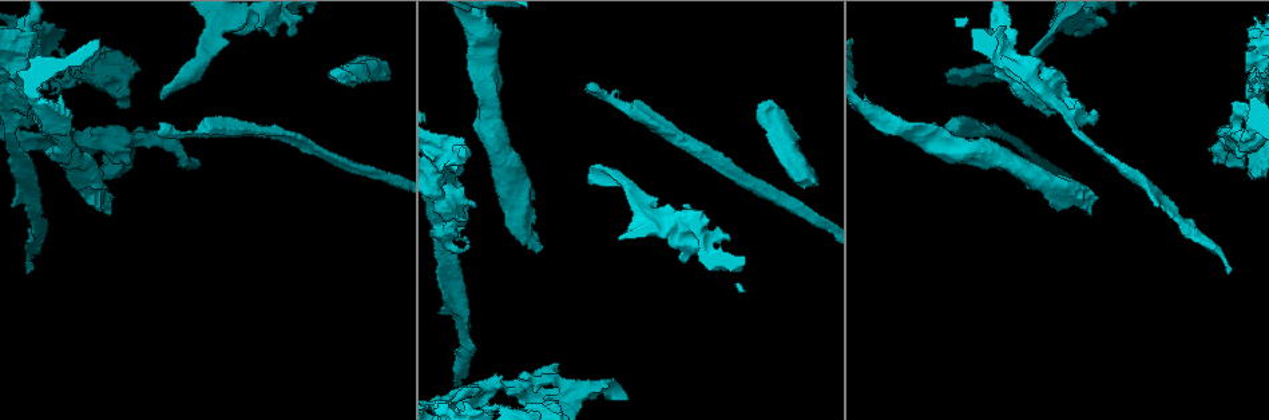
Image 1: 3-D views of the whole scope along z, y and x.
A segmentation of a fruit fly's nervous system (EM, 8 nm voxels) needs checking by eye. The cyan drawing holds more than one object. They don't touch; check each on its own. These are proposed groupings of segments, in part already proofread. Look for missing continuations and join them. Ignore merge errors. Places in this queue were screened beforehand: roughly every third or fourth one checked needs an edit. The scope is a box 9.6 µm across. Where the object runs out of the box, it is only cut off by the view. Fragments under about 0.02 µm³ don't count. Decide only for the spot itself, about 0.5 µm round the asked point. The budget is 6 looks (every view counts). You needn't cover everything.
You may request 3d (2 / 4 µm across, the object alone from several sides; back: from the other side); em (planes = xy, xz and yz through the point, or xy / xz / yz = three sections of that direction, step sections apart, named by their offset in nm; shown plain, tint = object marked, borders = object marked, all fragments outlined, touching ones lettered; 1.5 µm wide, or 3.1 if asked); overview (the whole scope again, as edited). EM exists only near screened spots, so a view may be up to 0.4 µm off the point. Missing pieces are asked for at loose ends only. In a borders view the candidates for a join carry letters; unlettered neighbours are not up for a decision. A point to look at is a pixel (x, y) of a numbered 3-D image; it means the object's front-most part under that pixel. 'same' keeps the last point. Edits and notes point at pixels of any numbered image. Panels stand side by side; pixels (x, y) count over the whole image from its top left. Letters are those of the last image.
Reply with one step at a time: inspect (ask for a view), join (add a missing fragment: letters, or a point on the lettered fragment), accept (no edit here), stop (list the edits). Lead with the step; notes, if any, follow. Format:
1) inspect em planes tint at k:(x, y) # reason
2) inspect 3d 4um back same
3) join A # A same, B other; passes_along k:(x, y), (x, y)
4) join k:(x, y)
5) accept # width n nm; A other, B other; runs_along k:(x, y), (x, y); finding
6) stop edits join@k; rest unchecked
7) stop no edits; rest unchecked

inspect em xz step 8 tint at 1:(589, 90) # thin end

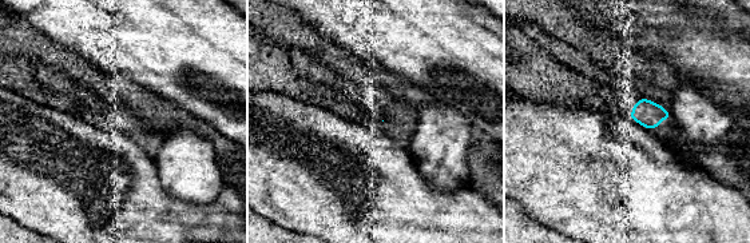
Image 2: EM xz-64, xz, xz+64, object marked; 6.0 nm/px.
inspect em planes borders same

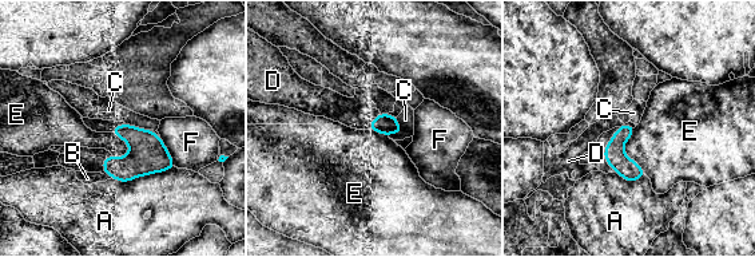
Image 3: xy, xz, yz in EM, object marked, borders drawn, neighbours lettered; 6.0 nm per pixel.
join D # A other, B other, C other, D same, E other, F other; it goes on there

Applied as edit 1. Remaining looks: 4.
inspect 3d 4um at 1:(817, 183) # free end

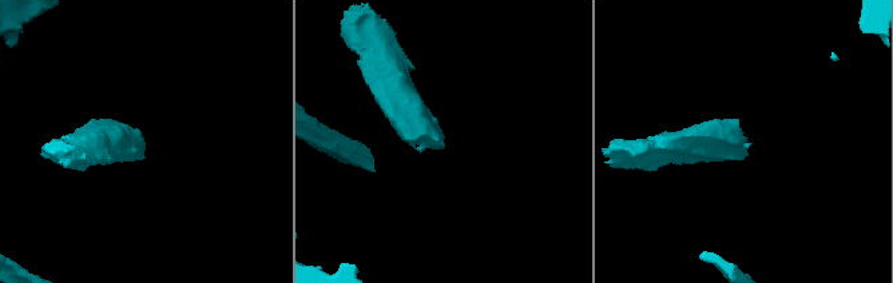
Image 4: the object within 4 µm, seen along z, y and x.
inspect em planes plain at 4:(443, 147) # shape alone is not enough

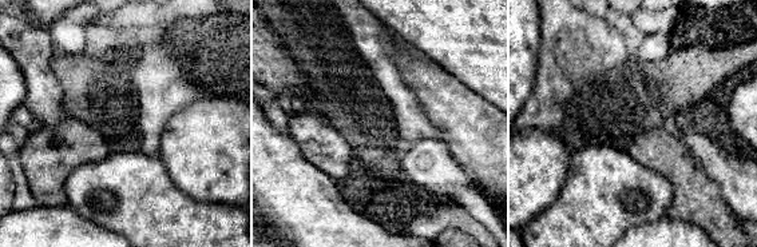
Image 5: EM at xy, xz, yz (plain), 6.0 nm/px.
inspect em planes borders same # see the neighbours

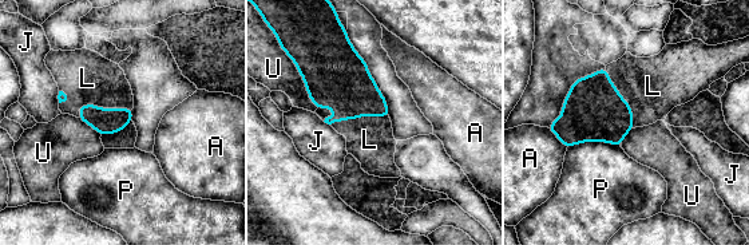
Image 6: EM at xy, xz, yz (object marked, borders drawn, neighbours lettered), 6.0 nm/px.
join L # A other, J other, L same, P other, U other; the neuron continues

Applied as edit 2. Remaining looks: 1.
stop edits join@3, join@6; rest unchecked

